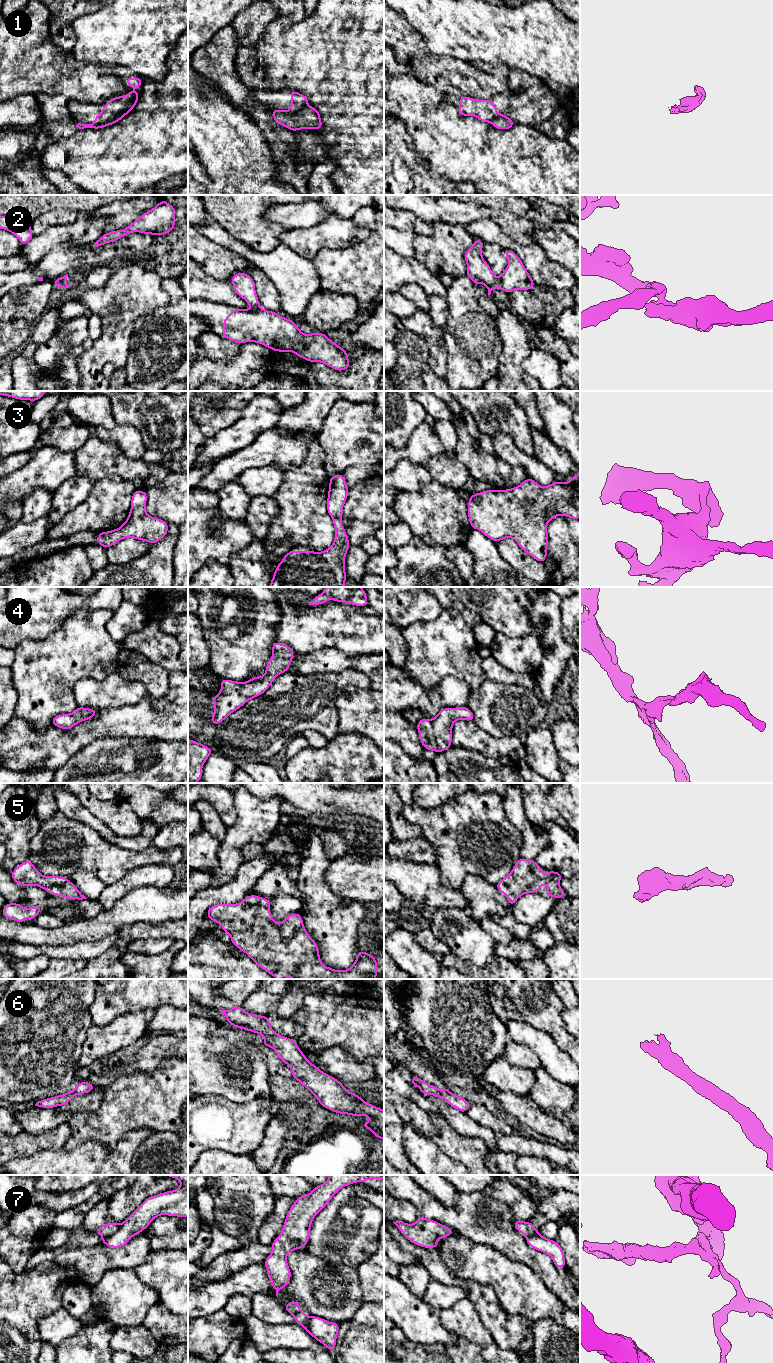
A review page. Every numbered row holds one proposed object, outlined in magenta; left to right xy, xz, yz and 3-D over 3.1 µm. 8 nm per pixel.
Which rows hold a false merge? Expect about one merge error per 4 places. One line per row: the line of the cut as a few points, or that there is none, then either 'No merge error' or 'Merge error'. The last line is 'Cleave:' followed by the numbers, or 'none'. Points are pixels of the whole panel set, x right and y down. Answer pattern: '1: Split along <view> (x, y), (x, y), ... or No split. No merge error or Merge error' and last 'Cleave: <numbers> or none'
1: Split along xy (137, 93), (119, 115), (104, 123), (94, 124). Merge error
2: Split along yz (497, 278), (498, 286). Merge error
3: No split. No merge error
4: No split. No merge error
5: No split. No merge error
6: No split. No merge error
7: Split along xy (119, 1224), (114, 1231), (102, 1238). Merge error
Cleave: 1, 2, 7

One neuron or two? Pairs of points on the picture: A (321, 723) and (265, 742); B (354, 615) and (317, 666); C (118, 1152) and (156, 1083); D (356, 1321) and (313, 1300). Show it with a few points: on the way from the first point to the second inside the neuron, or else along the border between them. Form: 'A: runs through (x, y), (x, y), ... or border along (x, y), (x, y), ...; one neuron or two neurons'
A: runs through (307, 723), (284, 723), (279, 728); one neuron
B: border along (308, 652), (335, 648), (353, 656); two neurons
C: border along (152, 1129), (131, 1129), (112, 1147); two neurons
D: border along (362, 1303), (350, 1318), (340, 1324); two neurons

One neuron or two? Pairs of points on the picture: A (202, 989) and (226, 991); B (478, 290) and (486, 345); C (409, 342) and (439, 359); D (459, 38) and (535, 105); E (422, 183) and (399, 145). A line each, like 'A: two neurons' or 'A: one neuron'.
A: two neurons
B: one neuron
C: two neurons
D: two neurons
E: one neuron

